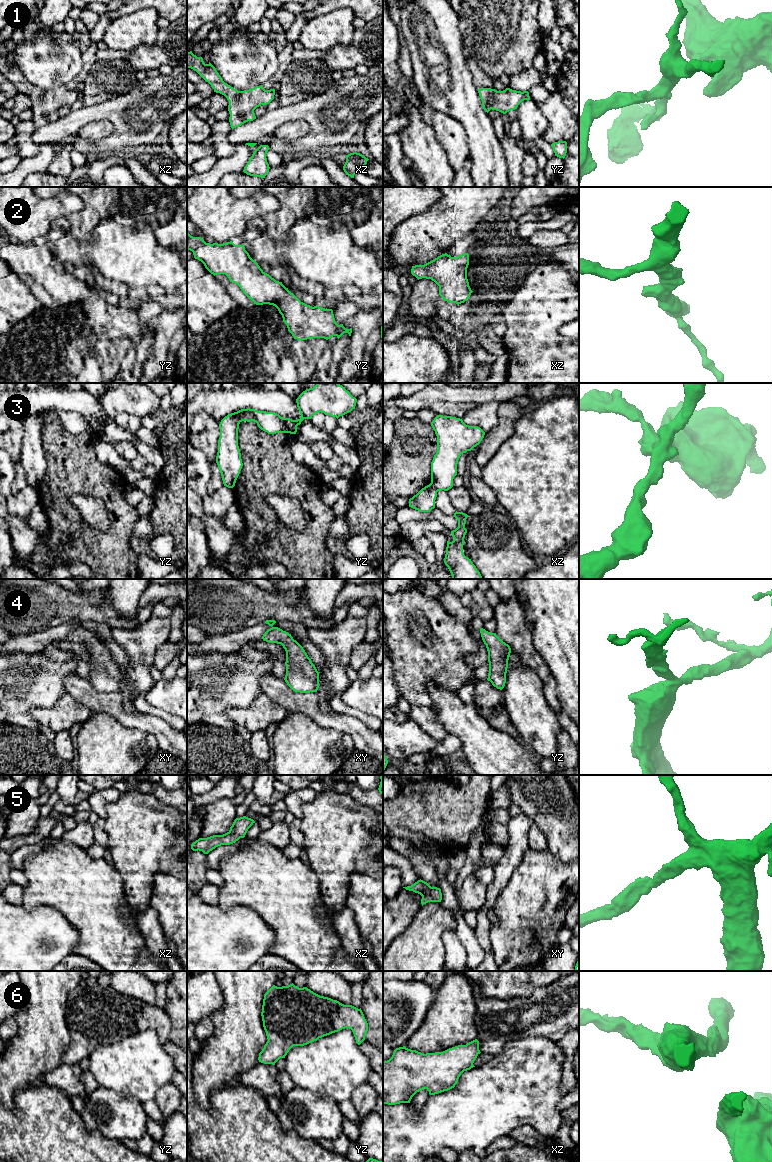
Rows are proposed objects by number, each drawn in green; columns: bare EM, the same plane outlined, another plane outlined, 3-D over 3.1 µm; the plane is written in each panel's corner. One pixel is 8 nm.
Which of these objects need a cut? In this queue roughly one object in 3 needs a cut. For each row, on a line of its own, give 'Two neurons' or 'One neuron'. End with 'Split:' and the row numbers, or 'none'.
1: One neuron
2: One neuron
3: Two neurons
4: One neuron
5: One neuron
6: One neuron
Split: 3

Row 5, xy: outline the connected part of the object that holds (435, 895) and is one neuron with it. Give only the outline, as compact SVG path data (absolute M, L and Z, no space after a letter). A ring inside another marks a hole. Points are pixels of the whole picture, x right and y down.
M421 879L412 884L411 886L403 888L420 894L422 896L422 906L428 902L441 902L442 900L441 889L437 887L431 887L427 882Z

